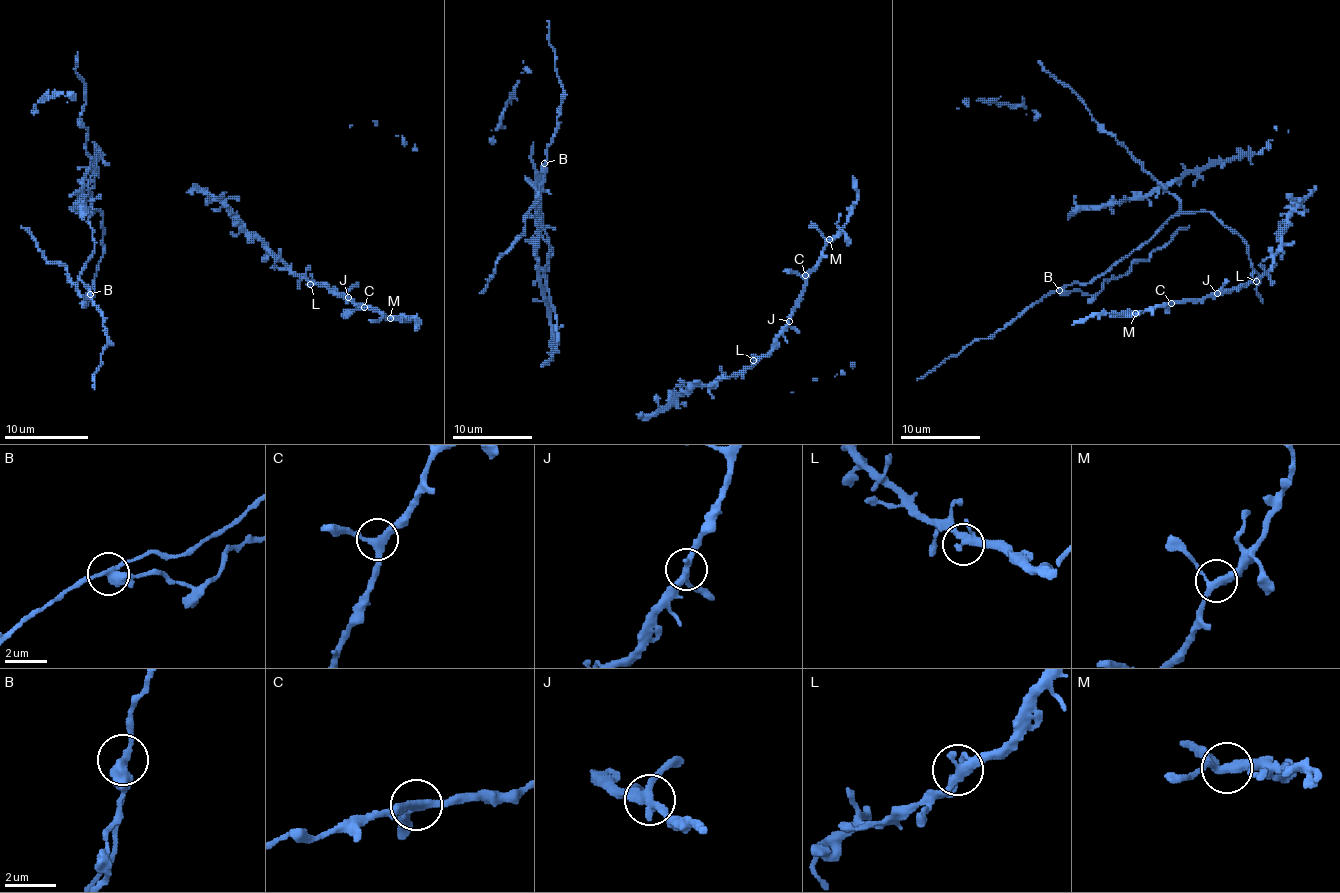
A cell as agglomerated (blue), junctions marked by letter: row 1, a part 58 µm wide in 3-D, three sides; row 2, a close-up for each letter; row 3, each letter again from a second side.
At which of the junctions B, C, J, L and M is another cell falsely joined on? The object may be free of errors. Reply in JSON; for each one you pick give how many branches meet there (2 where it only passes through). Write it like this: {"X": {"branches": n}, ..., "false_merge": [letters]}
{"B": {"branches": 3}, "false_merge": ["B"]}

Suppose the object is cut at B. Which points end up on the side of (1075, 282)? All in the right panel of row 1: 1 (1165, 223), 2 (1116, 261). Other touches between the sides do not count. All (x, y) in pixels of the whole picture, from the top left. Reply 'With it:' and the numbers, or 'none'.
With it: 1, 2

